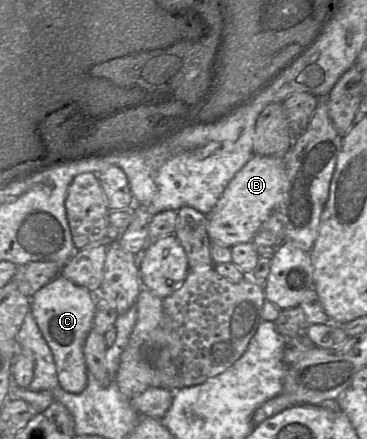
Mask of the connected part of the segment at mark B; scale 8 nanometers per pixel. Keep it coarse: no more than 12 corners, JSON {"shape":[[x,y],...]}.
{"shape":[[253,154],[206,215],[210,241],[252,241],[284,191],[284,157]]}

